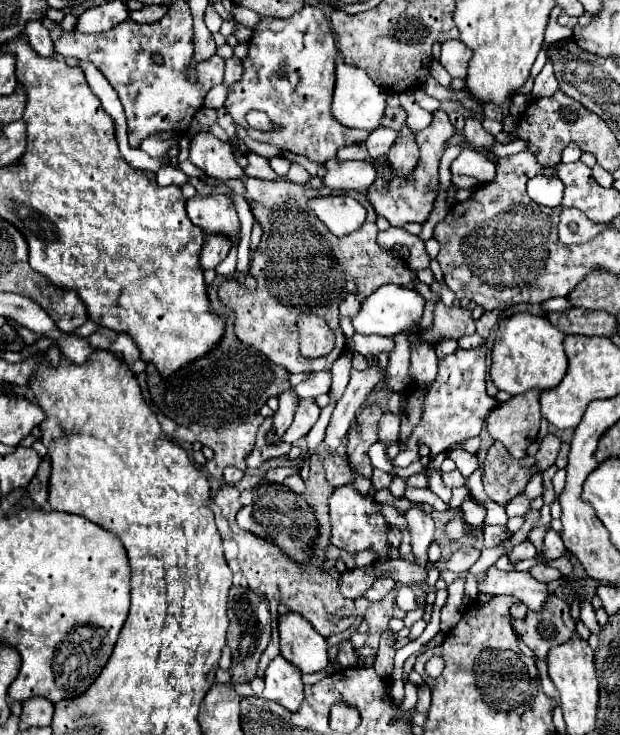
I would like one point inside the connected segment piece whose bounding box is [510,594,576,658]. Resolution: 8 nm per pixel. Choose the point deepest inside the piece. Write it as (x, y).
(552, 625)

